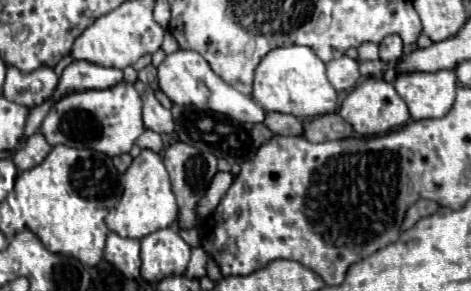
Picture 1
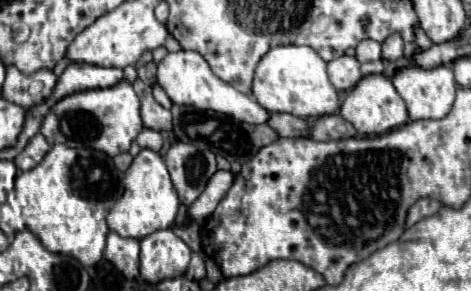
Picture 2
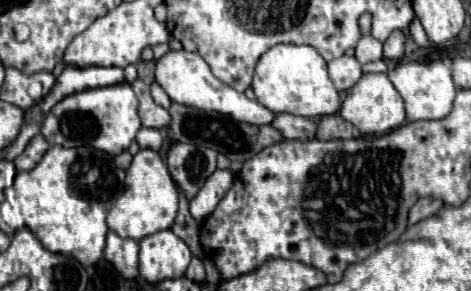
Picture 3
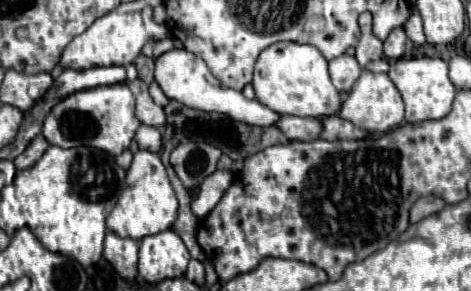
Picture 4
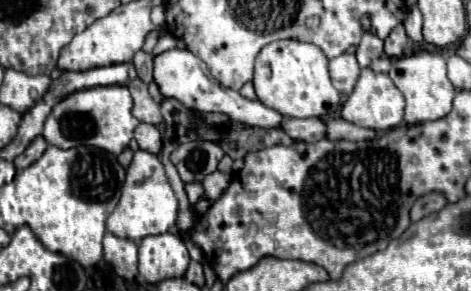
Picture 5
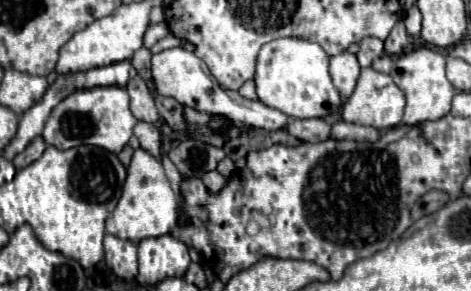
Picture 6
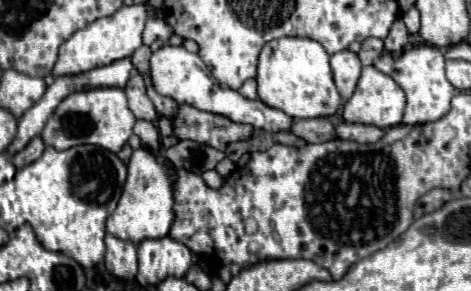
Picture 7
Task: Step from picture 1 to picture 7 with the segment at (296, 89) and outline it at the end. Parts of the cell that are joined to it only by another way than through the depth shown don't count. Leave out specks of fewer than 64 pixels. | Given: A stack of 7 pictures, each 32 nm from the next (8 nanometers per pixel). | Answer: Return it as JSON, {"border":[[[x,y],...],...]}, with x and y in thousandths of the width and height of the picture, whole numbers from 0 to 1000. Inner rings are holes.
{"border":[[[590,131],[569,144],[552,179],[544,282],[552,344],[620,405],[705,399],[726,357],[705,275],[701,192],[679,144],[658,131]]]}

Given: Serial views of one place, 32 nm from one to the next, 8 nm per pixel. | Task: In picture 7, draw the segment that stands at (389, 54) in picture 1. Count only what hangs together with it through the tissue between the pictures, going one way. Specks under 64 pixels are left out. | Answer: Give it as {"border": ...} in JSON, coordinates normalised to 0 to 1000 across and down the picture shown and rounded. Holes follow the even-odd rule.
{"border":[[[845,62],[845,69],[832,82],[828,117],[824,117],[820,137],[815,137],[815,165],[820,165],[824,179],[849,186],[849,179],[858,172],[858,158],[866,151],[866,124],[870,124],[870,117],[866,117],[866,103],[862,103],[854,62]]]}

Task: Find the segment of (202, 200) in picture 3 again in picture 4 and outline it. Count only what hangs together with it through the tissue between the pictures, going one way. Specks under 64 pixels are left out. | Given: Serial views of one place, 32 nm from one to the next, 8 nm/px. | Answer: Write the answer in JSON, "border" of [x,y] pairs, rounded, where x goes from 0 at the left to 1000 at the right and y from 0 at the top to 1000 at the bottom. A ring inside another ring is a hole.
{"border":[[[459,584],[454,598],[446,598],[429,639],[425,639],[425,667],[416,674],[416,687],[408,694],[408,729],[416,749],[433,749],[471,680],[471,667],[484,653],[484,639],[493,632],[493,591],[471,591]]]}

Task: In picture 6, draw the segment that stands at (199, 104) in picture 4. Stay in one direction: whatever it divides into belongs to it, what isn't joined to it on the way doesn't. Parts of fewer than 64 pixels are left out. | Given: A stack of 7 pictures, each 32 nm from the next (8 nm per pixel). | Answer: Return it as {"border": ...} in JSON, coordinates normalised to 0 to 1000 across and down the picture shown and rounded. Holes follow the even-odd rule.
{"border":[[[386,158],[378,165],[357,165],[323,192],[323,282],[331,296],[331,316],[340,330],[361,330],[378,344],[391,364],[416,371],[425,385],[442,392],[467,392],[493,412],[497,426],[518,426],[531,440],[556,440],[556,447],[599,447],[611,433],[611,399],[599,392],[594,378],[582,378],[552,344],[527,344],[514,337],[497,309],[471,309],[454,261],[442,247],[442,227],[412,186],[391,172]]]}

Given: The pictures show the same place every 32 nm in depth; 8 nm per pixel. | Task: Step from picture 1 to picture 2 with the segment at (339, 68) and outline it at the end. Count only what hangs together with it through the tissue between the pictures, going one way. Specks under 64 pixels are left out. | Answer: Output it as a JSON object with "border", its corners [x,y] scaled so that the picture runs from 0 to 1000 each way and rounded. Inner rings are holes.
{"border":[[[722,192],[696,213],[696,261],[713,309],[743,309],[769,268],[764,213],[743,192]]]}

